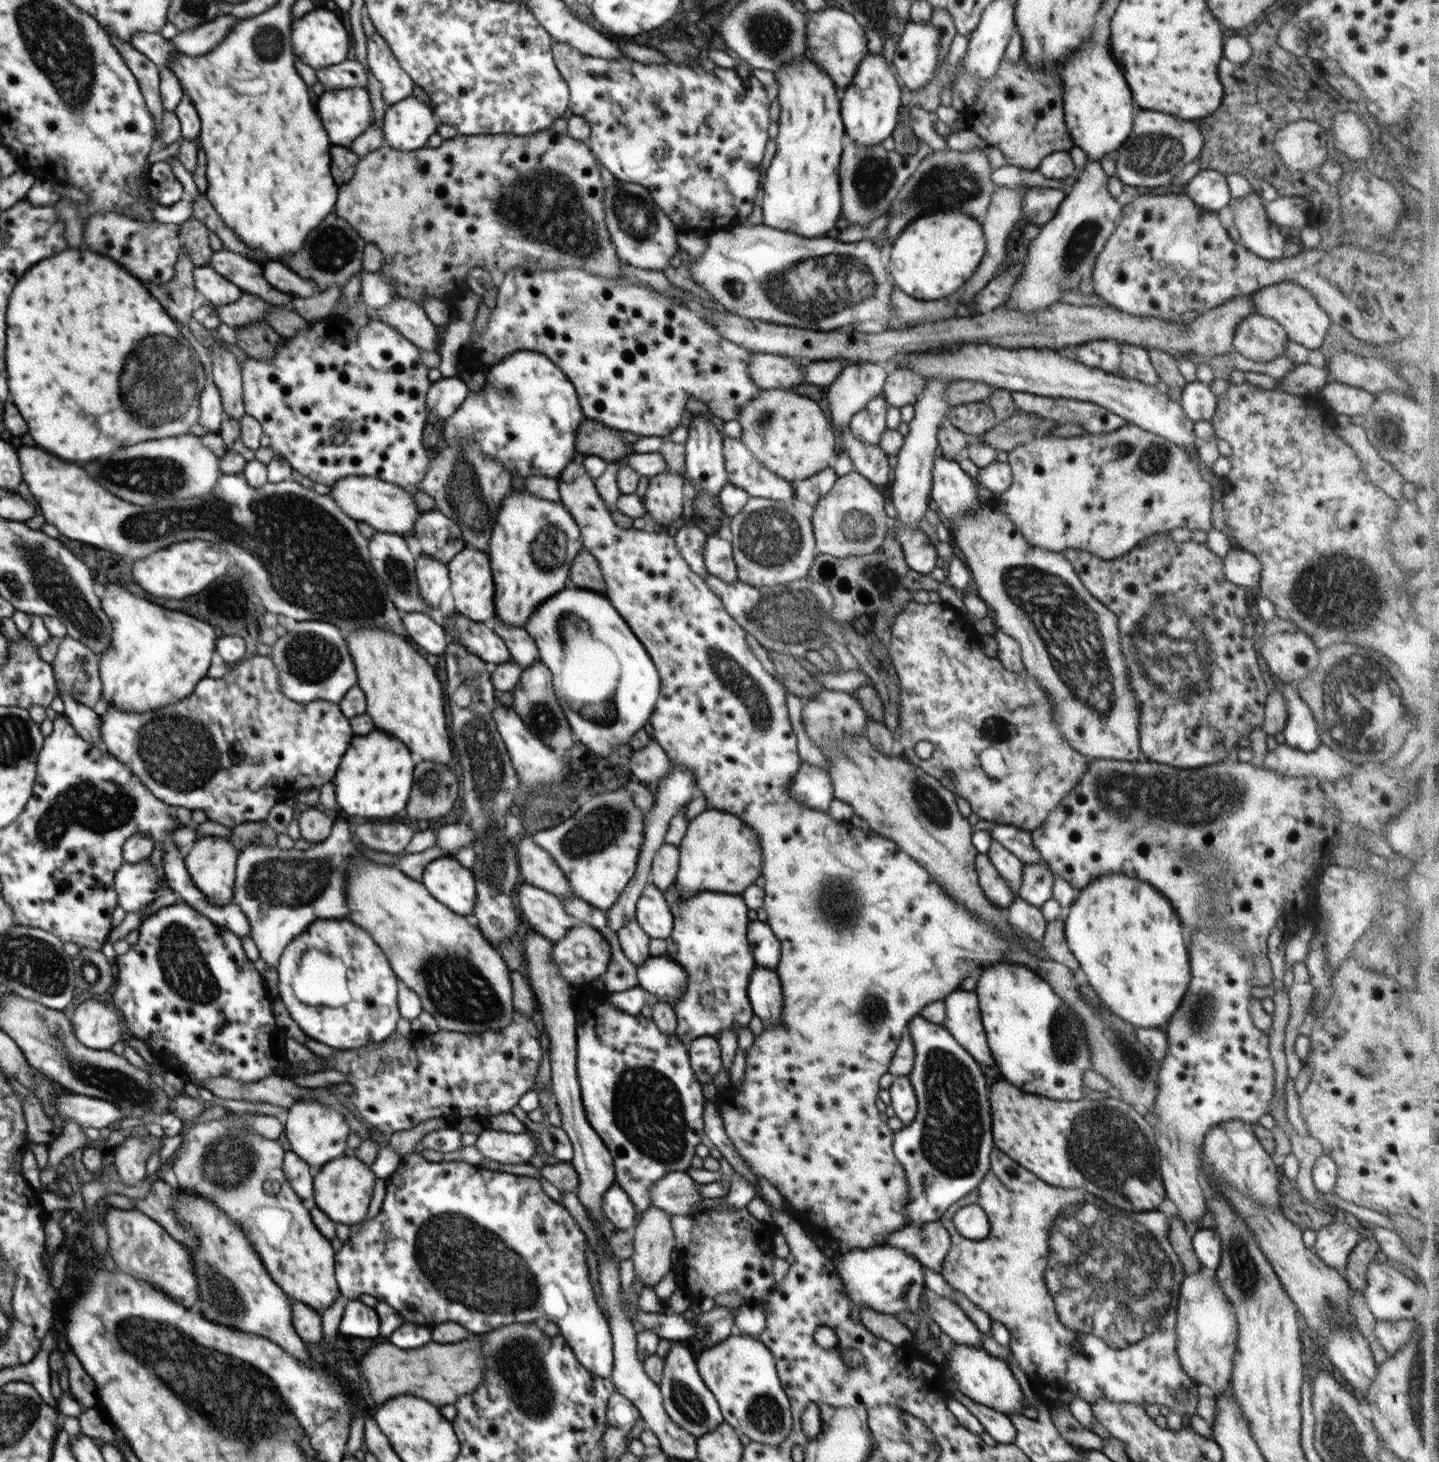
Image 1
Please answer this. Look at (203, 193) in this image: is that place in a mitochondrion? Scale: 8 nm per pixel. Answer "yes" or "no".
no

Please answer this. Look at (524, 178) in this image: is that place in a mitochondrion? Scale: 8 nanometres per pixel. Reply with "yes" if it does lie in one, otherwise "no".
no

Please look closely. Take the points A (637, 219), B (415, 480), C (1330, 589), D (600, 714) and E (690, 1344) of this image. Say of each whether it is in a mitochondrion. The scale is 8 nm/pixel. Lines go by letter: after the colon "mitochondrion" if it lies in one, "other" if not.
A: mitochondrion
B: other
C: mitochondrion
D: mitochondrion
E: other

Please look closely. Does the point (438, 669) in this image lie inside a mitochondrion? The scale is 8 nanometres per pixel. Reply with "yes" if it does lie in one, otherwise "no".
no

